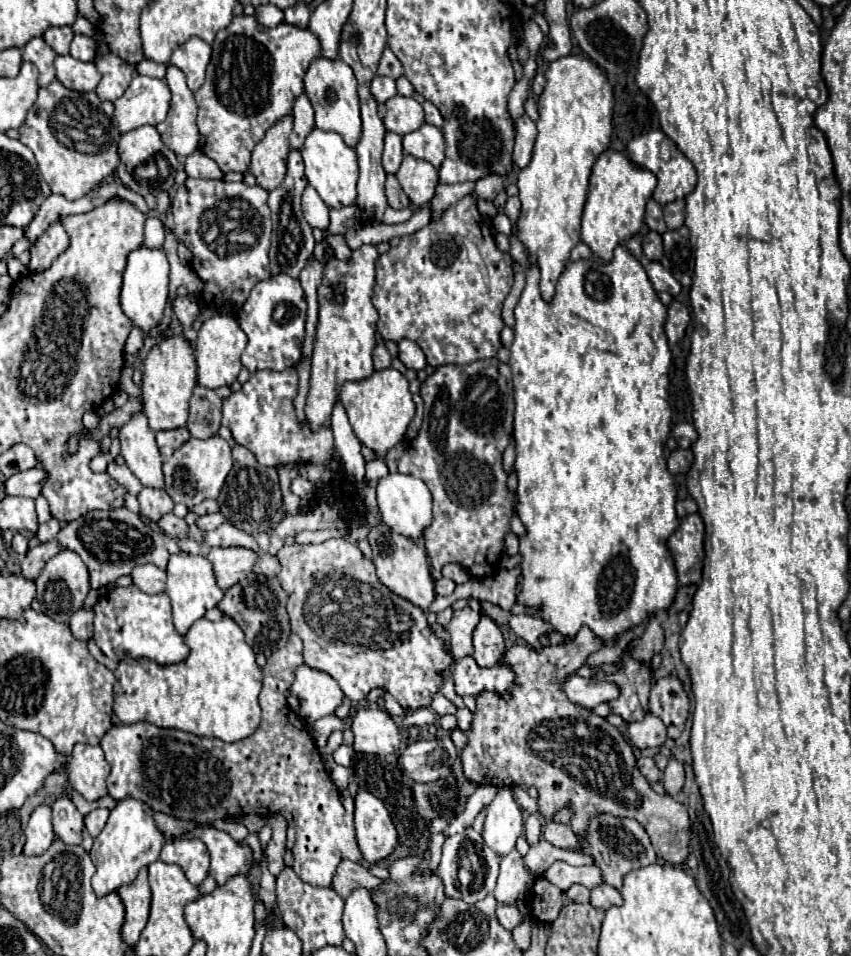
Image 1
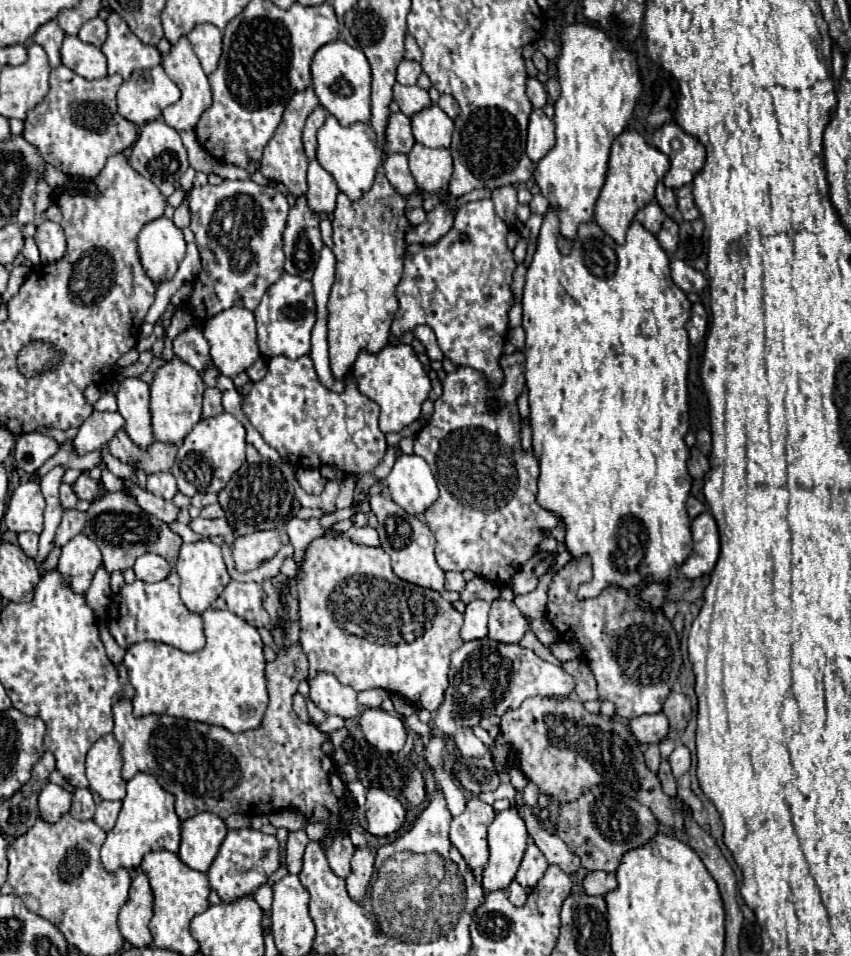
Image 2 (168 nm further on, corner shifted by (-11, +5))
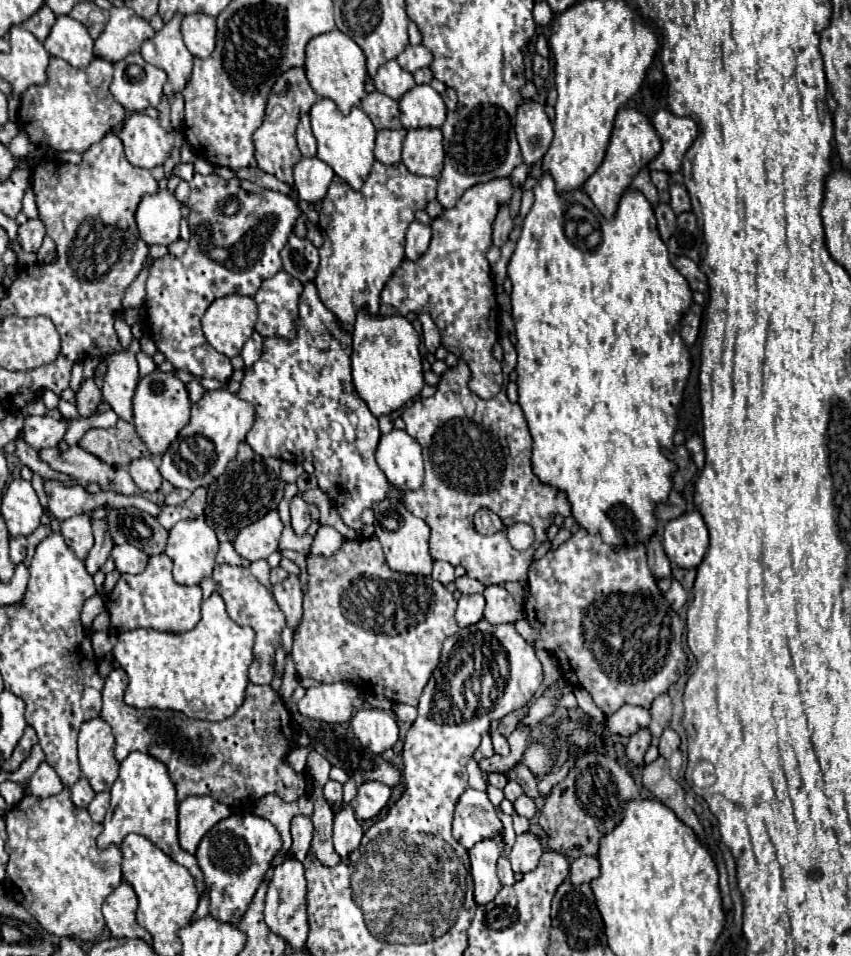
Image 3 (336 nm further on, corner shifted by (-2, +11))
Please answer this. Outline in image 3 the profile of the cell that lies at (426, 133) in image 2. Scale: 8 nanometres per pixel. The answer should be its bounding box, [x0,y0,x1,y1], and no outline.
[399,84,445,128]

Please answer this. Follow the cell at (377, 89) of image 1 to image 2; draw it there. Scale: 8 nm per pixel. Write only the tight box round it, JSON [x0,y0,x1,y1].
[396,60,422,86]

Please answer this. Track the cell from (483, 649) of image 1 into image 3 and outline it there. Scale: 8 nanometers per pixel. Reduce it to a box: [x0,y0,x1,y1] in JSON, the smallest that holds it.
[483,584,523,624]

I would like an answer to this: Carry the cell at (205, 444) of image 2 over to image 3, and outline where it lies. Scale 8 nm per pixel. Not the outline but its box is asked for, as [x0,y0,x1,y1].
[161,388,253,490]

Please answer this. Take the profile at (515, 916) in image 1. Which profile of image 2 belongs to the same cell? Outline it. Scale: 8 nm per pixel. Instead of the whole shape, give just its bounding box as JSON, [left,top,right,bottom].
[506,882,528,906]

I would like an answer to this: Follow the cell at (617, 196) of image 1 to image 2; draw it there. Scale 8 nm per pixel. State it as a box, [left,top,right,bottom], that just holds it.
[594,130,670,244]

